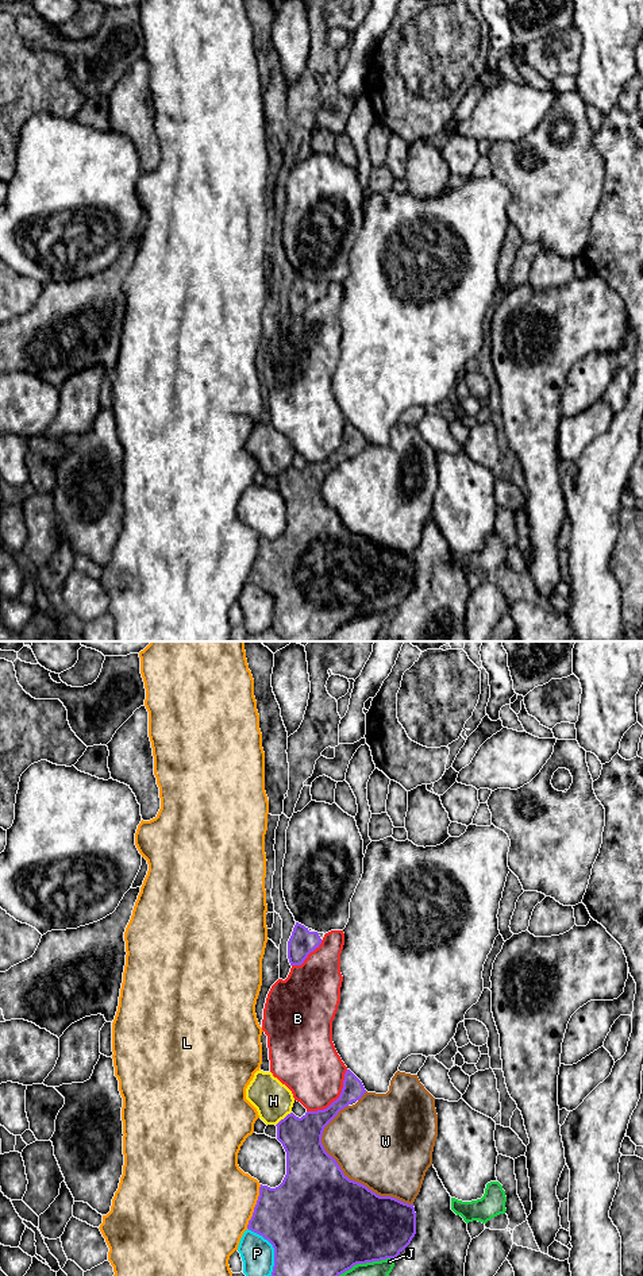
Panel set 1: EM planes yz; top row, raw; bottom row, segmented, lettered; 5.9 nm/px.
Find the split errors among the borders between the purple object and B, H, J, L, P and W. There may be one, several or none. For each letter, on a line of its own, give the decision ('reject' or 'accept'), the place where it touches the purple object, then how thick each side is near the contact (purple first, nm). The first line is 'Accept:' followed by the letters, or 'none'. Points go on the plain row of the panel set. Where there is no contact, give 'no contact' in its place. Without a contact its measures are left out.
Accept: none
B: reject; contact yz (337, 451); calibres 170 and 360 nm
H: reject; contact yz (284, 470); calibres 240 and 220 nm
J: reject; contact yz (357, 615); calibres 500 and 240 nm
L: reject; contact yz (255, 558); calibres 440 and 480 nm
P: reject; contact yz (273, 598); calibres 500 and 200 nm
W: reject; contact yz (346, 528); calibres 500 and 480 nm

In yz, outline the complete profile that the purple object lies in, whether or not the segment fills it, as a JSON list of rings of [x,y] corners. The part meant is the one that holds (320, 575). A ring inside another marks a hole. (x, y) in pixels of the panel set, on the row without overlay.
[[[347,421],[339,450],[327,460],[307,463],[301,470],[290,464],[276,477],[286,504],[286,527],[276,540],[261,536],[247,581],[273,597],[272,628],[285,641],[322,641],[357,616],[396,612],[416,586],[413,556],[380,548],[350,532],[322,496],[324,479],[365,444],[362,433]]]

